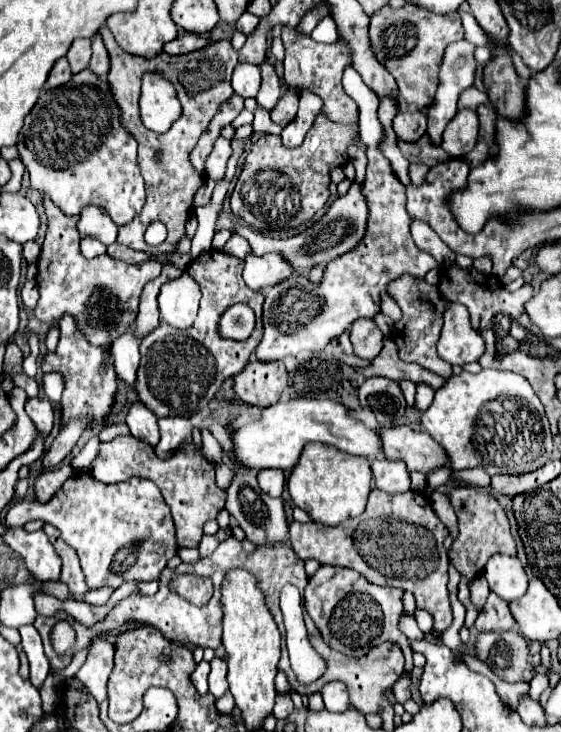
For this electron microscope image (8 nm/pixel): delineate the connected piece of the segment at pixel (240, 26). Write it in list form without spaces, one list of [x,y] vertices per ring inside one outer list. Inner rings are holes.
[[[243,13],[243,15],[239,17],[239,21],[235,23],[235,29],[241,31],[241,33],[245,33],[245,35],[249,35],[249,33],[257,27],[257,23],[259,23],[259,17],[255,17],[255,15],[251,15],[251,13]]]

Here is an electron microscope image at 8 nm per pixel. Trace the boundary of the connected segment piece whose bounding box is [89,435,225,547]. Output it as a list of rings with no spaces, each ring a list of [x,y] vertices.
[[[131,435],[117,437],[111,443],[101,443],[101,451],[89,471],[103,483],[119,483],[129,477],[145,477],[153,481],[161,489],[165,503],[171,507],[179,547],[199,547],[203,525],[215,519],[217,513],[225,507],[225,491],[215,485],[213,463],[209,463],[193,445],[187,445],[171,459],[159,459],[149,443],[143,443]]]

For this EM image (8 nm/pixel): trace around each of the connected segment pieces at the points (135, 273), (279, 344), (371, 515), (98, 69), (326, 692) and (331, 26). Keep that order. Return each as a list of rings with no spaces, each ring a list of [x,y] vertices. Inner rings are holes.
[[[43,197],[47,213],[47,235],[43,249],[37,261],[39,275],[39,303],[35,315],[39,321],[51,325],[59,321],[61,315],[73,315],[77,327],[89,337],[93,345],[113,343],[137,317],[139,295],[145,283],[153,281],[161,273],[161,263],[147,261],[131,265],[109,255],[99,255],[95,259],[85,259],[79,253],[79,233],[77,233],[77,215],[67,217],[59,207],[55,207],[47,197]]]
[[[351,65],[343,71],[343,89],[359,105],[359,135],[367,145],[369,165],[365,183],[361,185],[369,207],[367,231],[353,251],[339,255],[325,265],[321,283],[313,283],[307,275],[293,273],[265,293],[263,339],[255,349],[255,355],[261,361],[283,359],[301,351],[321,351],[331,339],[341,337],[355,319],[375,317],[381,311],[381,293],[387,291],[391,281],[401,275],[425,279],[427,271],[437,267],[435,259],[415,245],[409,229],[411,217],[405,209],[405,185],[395,177],[389,161],[377,149],[383,141],[383,129],[377,121],[377,95],[367,89],[361,75]]]
[[[379,489],[369,493],[367,507],[359,517],[347,519],[335,527],[315,521],[293,521],[289,527],[289,543],[299,559],[349,567],[365,575],[371,583],[399,585],[401,589],[411,591],[417,607],[433,615],[437,631],[449,627],[449,559],[443,547],[447,535],[447,527],[435,515],[425,493],[405,491],[399,495],[387,495]],[[409,571],[419,571],[419,577],[409,581]]]
[[[95,35],[93,39],[93,57],[91,57],[91,63],[89,63],[89,69],[95,71],[95,75],[99,77],[105,77],[107,71],[109,71],[109,55],[103,47],[103,41],[99,35]]]
[[[339,681],[325,683],[323,689],[321,689],[321,697],[323,697],[323,703],[325,703],[327,711],[345,711],[349,707],[347,687]]]
[[[323,19],[311,33],[311,37],[315,41],[321,41],[321,43],[337,43],[337,29],[335,29],[335,21],[333,19]]]

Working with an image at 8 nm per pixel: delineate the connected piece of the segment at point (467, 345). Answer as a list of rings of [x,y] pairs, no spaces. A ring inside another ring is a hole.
[[[449,303],[443,315],[437,353],[451,365],[467,365],[479,361],[483,351],[483,337],[471,327],[469,311],[461,303]]]

